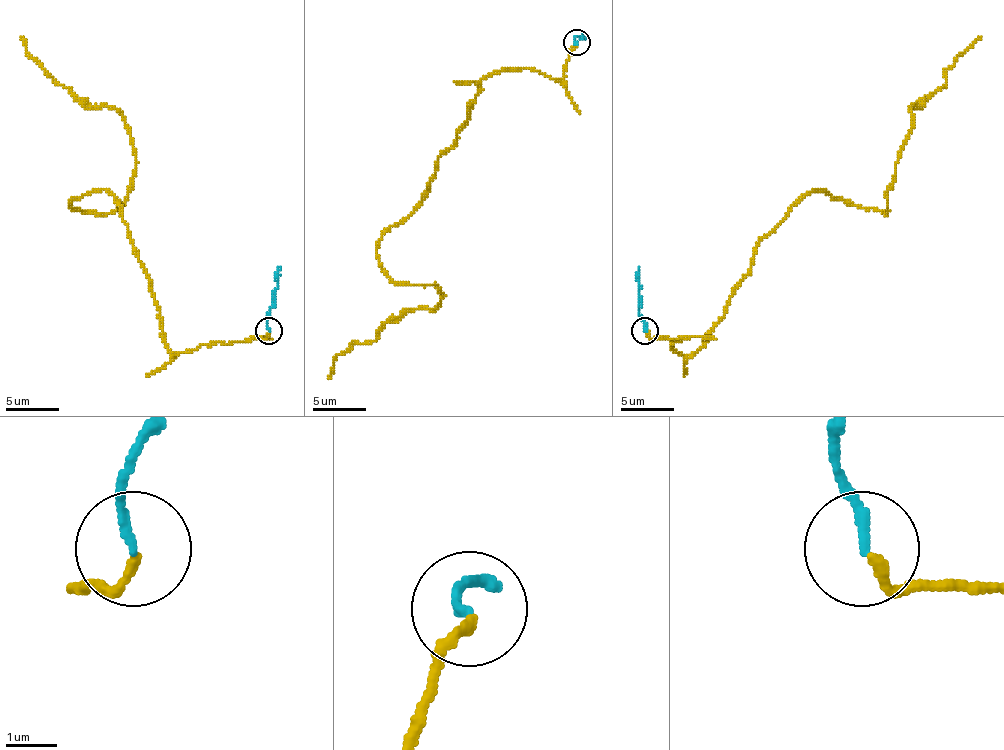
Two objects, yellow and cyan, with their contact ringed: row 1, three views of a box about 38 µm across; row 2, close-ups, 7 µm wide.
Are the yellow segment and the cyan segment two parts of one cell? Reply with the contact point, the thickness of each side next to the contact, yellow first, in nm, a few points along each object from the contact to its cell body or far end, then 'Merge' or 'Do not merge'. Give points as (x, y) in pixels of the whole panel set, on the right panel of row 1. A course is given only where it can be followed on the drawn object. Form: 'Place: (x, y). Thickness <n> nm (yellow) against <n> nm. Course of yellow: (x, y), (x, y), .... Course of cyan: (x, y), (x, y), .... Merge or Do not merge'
Place: (644, 330). Thickness 170 nm (yellow) against 180 nm. Course of yellow: (646, 331), (692, 355), (762, 240), (815, 189), (887, 213), (911, 109), (981, 37). Course of cyan: (644, 331), (638, 301), (638, 267). Merge

